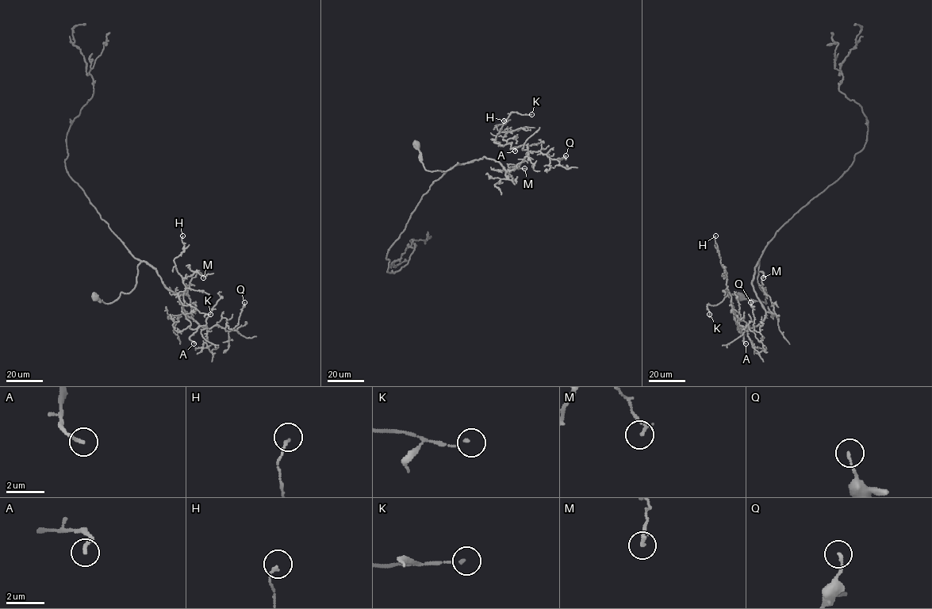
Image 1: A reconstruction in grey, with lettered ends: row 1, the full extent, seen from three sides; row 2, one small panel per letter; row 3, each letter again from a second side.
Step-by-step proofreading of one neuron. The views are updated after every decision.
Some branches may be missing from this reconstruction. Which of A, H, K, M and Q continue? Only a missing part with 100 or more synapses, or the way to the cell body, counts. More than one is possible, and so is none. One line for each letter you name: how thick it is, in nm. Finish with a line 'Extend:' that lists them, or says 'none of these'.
Extend: none of these

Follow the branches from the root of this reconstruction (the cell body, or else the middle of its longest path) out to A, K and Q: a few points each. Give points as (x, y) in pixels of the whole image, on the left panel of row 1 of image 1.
A: (93, 296), (112, 303), (129, 293), (137, 266), (147, 262), (185, 312), (206, 326), (190, 336), (193, 343)
K: (93, 296), (112, 303), (129, 293), (146, 262), (207, 327), (190, 329), (179, 292), (183, 305), (210, 314)
Q: (93, 296), (112, 303), (129, 293), (137, 266), (146, 262), (204, 327), (232, 330), (244, 302)

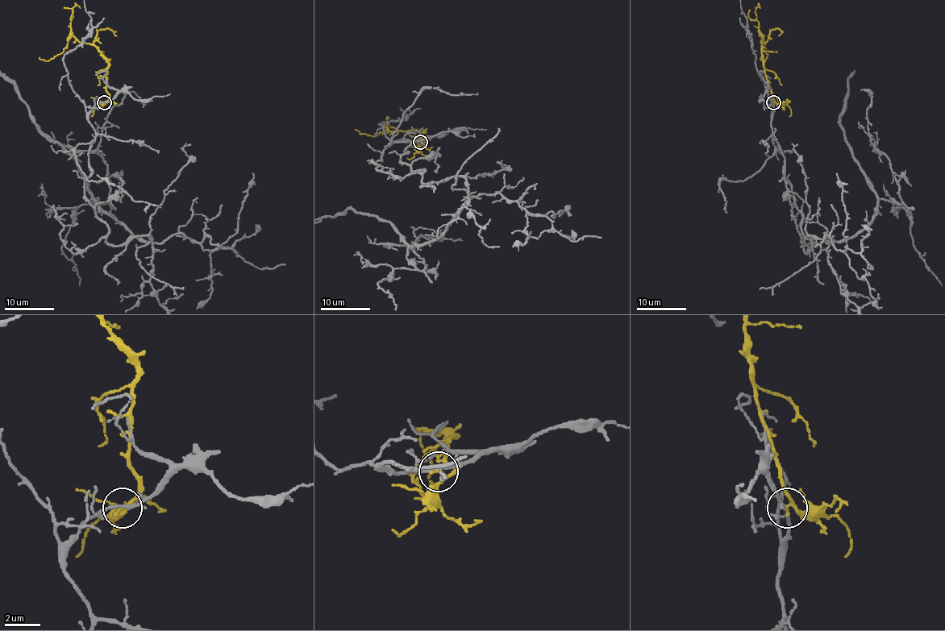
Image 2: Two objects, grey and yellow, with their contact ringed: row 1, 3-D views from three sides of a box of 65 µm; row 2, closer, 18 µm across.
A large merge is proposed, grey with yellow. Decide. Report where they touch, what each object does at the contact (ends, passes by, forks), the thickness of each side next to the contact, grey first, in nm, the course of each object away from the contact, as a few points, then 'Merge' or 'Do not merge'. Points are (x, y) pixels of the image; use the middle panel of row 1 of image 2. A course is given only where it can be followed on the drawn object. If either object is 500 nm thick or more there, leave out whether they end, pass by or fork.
Place: (420, 142). At the ring grey passes by. At the ring yellow passes by. Thickness 170 nm (grey) against 160 nm. Course of grey: (420, 141), (402, 162), (468, 196), (414, 247), (353, 209). Course of yellow: (420, 142), (425, 141), (422, 139), (423, 132), (389, 131), (370, 136), (355, 130). Do not merge

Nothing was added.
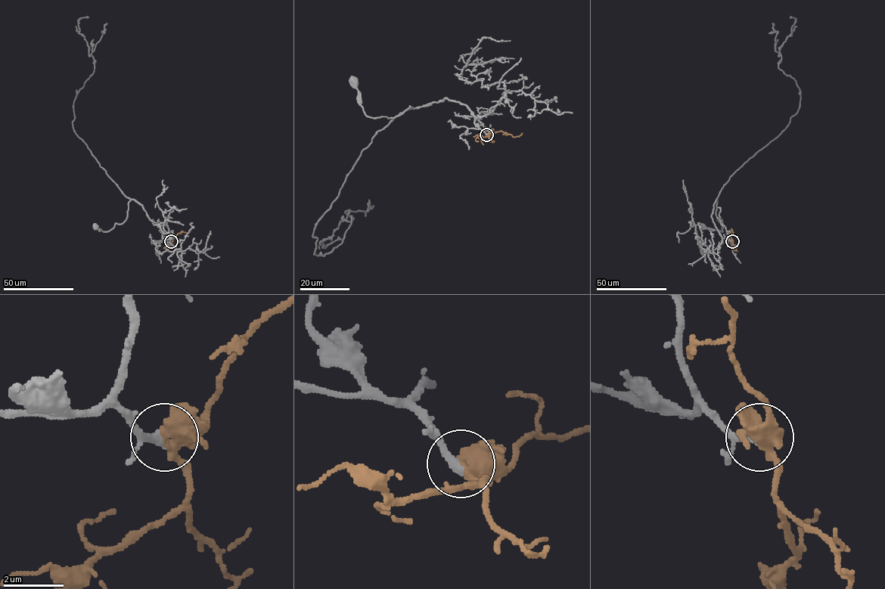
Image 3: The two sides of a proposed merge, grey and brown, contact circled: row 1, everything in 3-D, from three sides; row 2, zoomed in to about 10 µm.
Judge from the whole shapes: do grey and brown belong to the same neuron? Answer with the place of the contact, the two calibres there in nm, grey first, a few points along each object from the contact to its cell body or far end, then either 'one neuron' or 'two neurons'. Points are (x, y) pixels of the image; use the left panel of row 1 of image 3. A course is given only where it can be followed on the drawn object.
(171, 241) | 240/480 nm | grey via (171, 241), (163, 239), (159, 227), (133, 199), (121, 224), (107, 231), (94, 226) | brown via (171, 241), (178, 233), (187, 233), (190, 229) | one neuron

